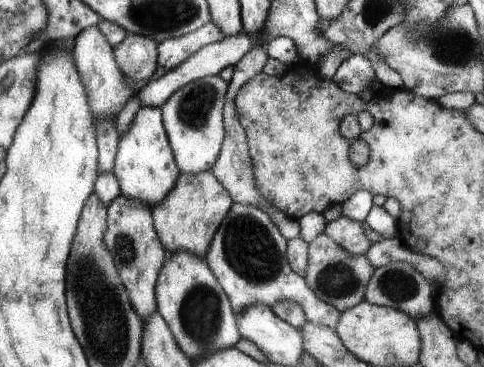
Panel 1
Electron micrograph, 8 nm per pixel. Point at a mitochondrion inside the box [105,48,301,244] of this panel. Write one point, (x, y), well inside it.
(195, 109)

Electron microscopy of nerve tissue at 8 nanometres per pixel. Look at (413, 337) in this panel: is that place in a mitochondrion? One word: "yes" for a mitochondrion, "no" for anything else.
no

